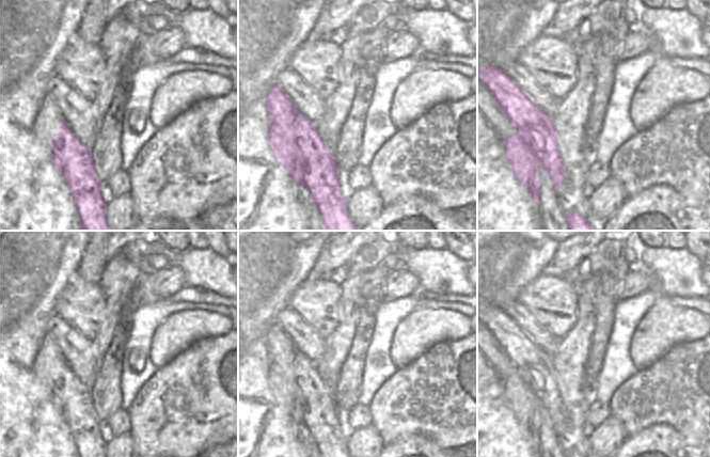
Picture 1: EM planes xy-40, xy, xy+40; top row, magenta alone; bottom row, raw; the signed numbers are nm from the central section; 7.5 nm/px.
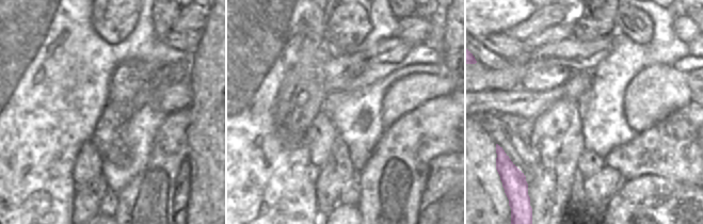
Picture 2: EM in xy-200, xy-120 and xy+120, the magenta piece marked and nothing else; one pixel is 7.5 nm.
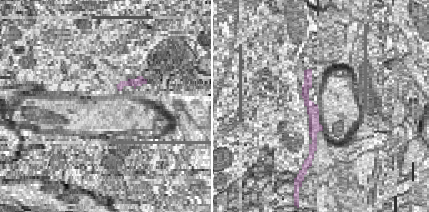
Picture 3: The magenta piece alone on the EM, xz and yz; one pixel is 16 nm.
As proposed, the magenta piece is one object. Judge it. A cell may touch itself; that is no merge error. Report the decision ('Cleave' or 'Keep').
Cleave

